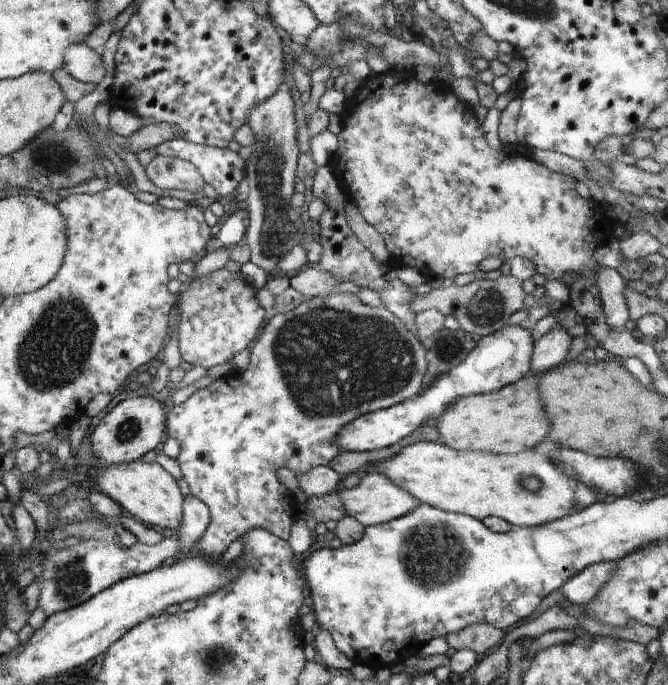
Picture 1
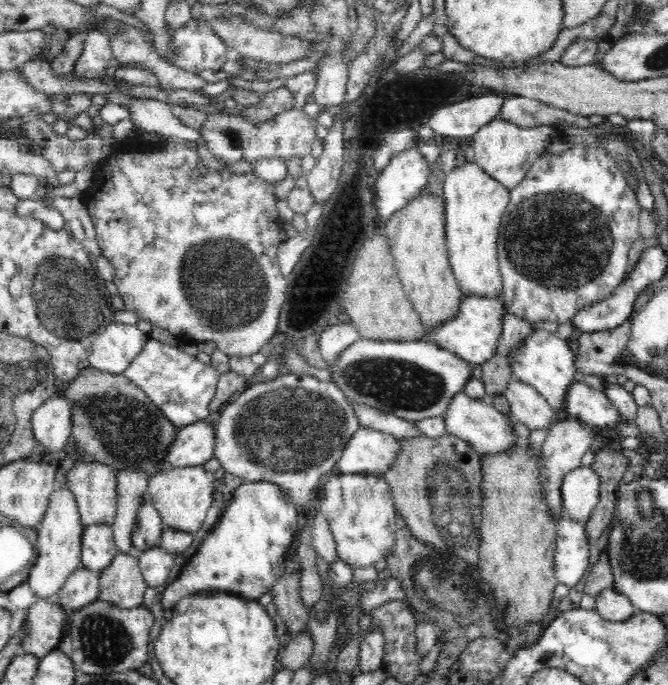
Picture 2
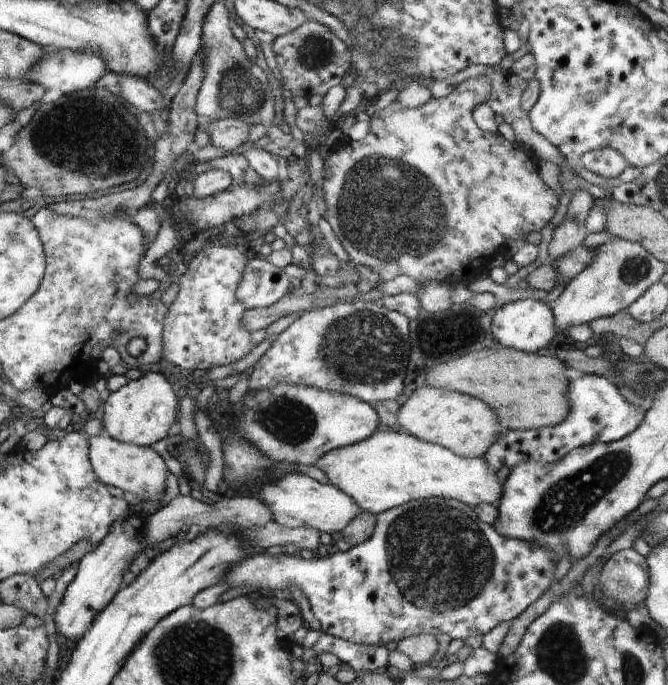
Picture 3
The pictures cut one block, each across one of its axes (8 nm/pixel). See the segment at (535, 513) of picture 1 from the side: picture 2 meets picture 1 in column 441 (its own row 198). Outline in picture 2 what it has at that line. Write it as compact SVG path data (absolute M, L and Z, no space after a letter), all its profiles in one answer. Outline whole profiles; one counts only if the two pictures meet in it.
M465 162L445 177L443 203L449 263L464 297L498 297L503 288L497 244L510 191L476 164Z

